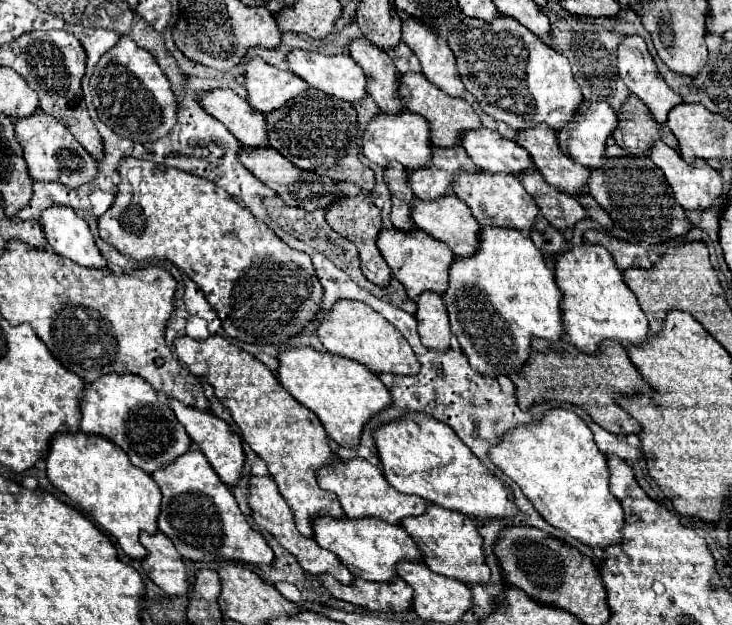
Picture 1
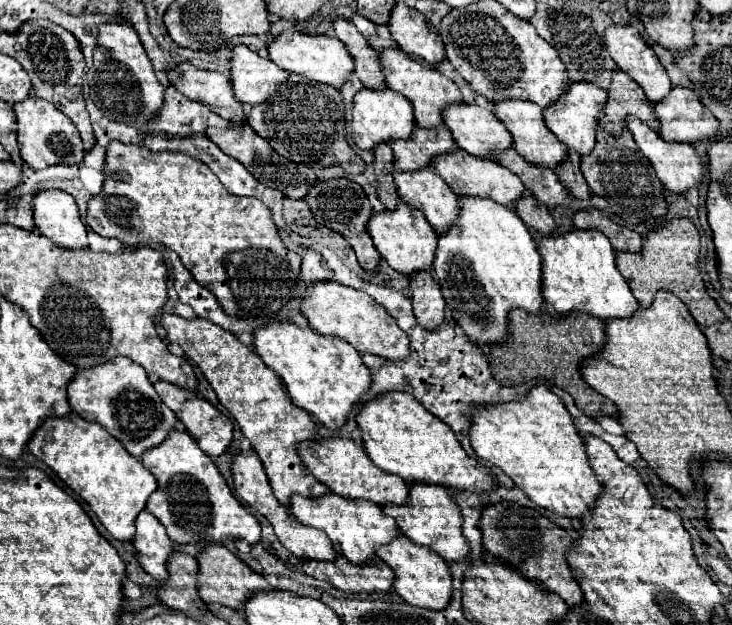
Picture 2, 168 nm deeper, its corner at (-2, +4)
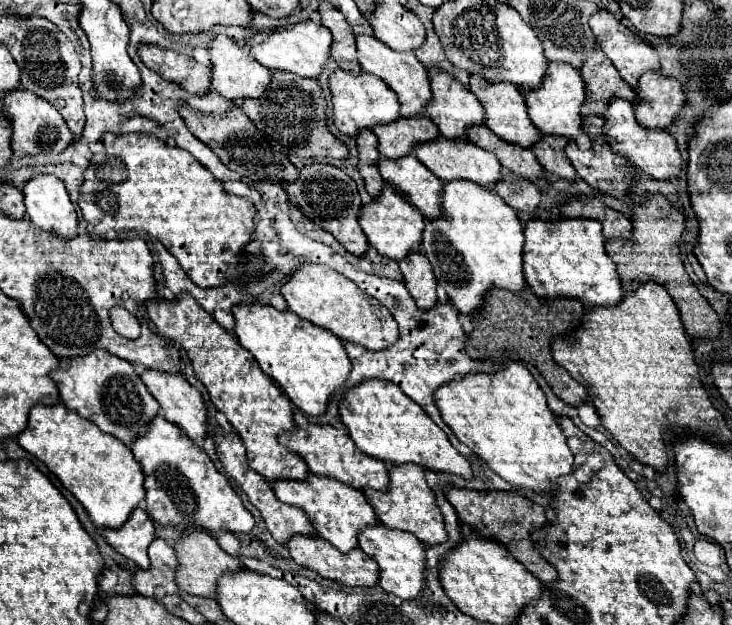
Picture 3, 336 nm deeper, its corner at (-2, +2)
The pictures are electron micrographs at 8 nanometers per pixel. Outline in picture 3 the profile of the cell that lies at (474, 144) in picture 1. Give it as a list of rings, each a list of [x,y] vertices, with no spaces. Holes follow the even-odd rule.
[[[429,69],[431,73],[431,91],[433,91],[433,99],[427,107],[427,117],[433,119],[433,123],[439,127],[441,135],[447,139],[467,139],[467,131],[475,125],[483,125],[485,123],[485,109],[481,107],[479,99],[465,89],[455,77],[447,75],[447,73],[439,73],[435,69]]]

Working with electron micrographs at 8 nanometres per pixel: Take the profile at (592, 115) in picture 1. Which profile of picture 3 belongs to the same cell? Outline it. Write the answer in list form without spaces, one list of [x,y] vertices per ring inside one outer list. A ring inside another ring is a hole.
[[[551,63],[545,81],[537,91],[523,91],[529,117],[537,125],[537,129],[545,135],[555,135],[555,137],[567,137],[575,141],[581,149],[591,147],[589,135],[583,131],[583,117],[581,117],[581,105],[585,101],[585,83],[581,79],[579,71],[573,71],[573,67],[565,67],[561,63]]]

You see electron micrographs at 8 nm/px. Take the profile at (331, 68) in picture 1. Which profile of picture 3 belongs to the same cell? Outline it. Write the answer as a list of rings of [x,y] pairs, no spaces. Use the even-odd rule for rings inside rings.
[[[303,21],[297,25],[291,25],[289,29],[277,29],[277,31],[263,31],[257,33],[249,39],[251,45],[251,55],[265,67],[269,69],[281,69],[281,71],[289,71],[307,79],[317,79],[323,69],[325,69],[325,61],[331,57],[331,43],[333,37],[331,33],[313,21]]]

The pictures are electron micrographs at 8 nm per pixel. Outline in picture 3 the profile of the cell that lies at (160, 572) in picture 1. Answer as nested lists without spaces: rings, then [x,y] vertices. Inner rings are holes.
[[[141,507],[133,511],[129,523],[121,527],[121,531],[101,531],[101,535],[115,551],[135,561],[139,569],[149,569],[147,547],[155,539],[155,525]]]

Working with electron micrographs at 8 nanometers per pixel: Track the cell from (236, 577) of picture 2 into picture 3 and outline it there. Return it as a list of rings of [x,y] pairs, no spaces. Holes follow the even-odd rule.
[[[185,531],[179,543],[175,543],[175,551],[179,557],[179,567],[177,567],[177,585],[181,591],[187,591],[191,595],[199,597],[215,597],[217,591],[217,581],[225,573],[237,573],[241,571],[241,563],[227,555],[217,539],[205,531]]]

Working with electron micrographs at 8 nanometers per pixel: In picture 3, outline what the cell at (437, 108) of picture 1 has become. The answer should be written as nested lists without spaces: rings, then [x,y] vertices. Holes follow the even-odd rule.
[[[357,35],[357,59],[359,59],[363,71],[367,71],[371,75],[377,75],[379,79],[383,79],[397,93],[403,117],[413,117],[413,115],[423,115],[425,113],[427,105],[433,99],[433,91],[431,91],[429,71],[425,69],[425,65],[413,53],[401,55],[401,53],[389,49],[385,43],[381,43],[375,37]]]

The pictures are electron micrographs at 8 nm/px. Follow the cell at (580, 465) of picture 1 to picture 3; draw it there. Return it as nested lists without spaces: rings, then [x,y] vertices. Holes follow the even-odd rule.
[[[511,361],[511,363],[507,365],[505,371],[499,371],[499,373],[495,373],[495,375],[477,373],[477,375],[457,377],[453,383],[447,383],[447,385],[443,385],[443,387],[439,387],[439,389],[435,391],[435,403],[437,403],[437,407],[439,407],[441,415],[443,415],[443,419],[447,421],[447,425],[451,427],[451,431],[455,433],[455,437],[457,437],[461,443],[469,445],[471,451],[473,451],[475,455],[479,455],[479,457],[481,457],[481,459],[483,459],[499,477],[503,477],[505,481],[509,481],[513,487],[529,489],[529,491],[535,491],[535,493],[549,493],[549,491],[555,491],[555,489],[559,487],[559,477],[571,475],[573,469],[575,469],[575,467],[573,467],[573,453],[571,453],[571,449],[567,447],[567,437],[565,437],[563,429],[557,425],[557,415],[549,409],[547,397],[545,397],[543,389],[539,387],[539,383],[535,381],[535,377],[533,377],[521,363],[517,363],[517,361]]]

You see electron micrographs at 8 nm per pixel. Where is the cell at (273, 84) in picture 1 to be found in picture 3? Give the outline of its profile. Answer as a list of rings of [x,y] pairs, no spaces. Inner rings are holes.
[[[217,35],[211,43],[211,63],[213,63],[213,75],[211,75],[211,87],[227,97],[227,99],[257,99],[265,93],[265,89],[271,83],[271,69],[257,63],[249,53],[245,53],[231,37]]]

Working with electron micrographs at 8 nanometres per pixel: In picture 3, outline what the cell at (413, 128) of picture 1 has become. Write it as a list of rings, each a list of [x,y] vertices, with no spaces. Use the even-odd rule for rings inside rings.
[[[337,69],[329,77],[329,87],[333,95],[335,125],[341,133],[349,137],[357,137],[365,129],[373,129],[375,125],[383,125],[383,123],[393,123],[401,117],[399,113],[401,105],[397,101],[397,95],[375,75],[369,73],[353,75],[353,73],[345,73],[343,69]]]

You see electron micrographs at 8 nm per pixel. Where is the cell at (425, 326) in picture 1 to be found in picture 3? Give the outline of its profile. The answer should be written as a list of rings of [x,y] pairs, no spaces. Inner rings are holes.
[[[417,251],[409,257],[405,257],[401,263],[401,273],[405,277],[405,285],[411,293],[411,297],[415,299],[417,307],[421,311],[429,311],[433,309],[433,305],[437,305],[437,283],[435,283],[435,275],[433,269],[429,267],[427,257]]]

